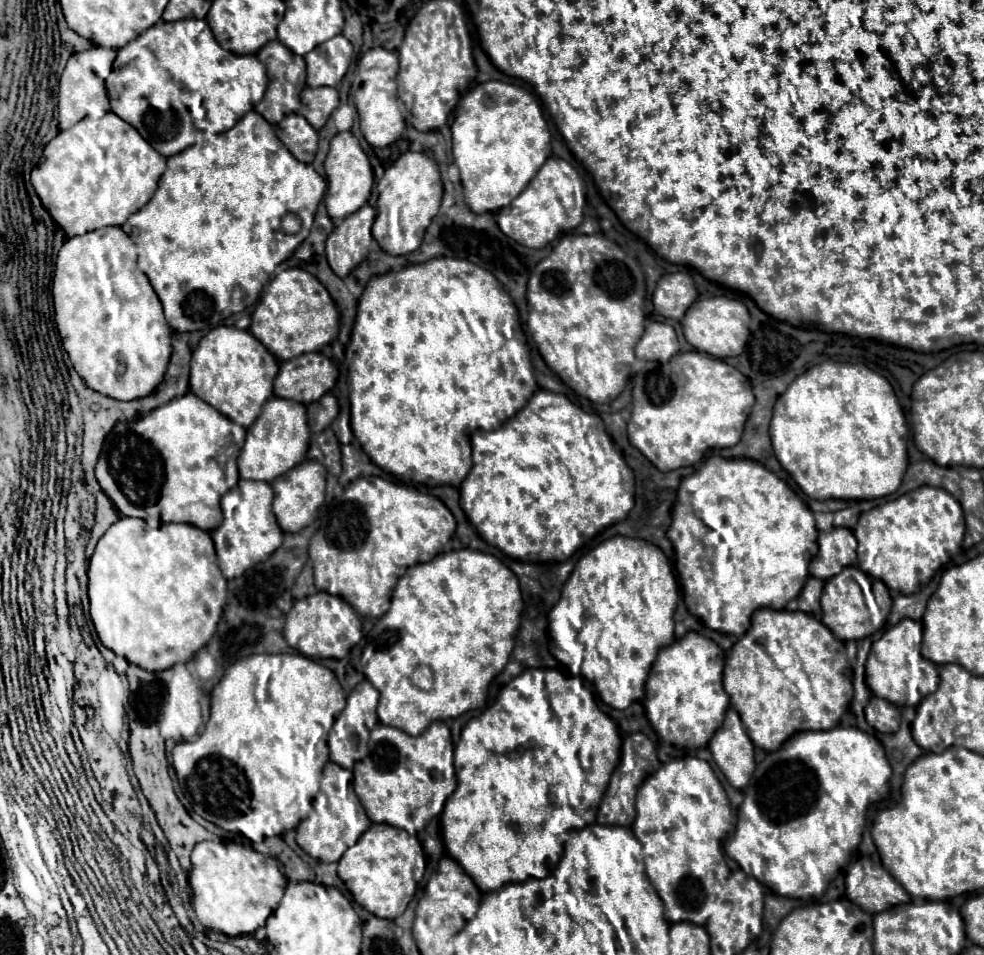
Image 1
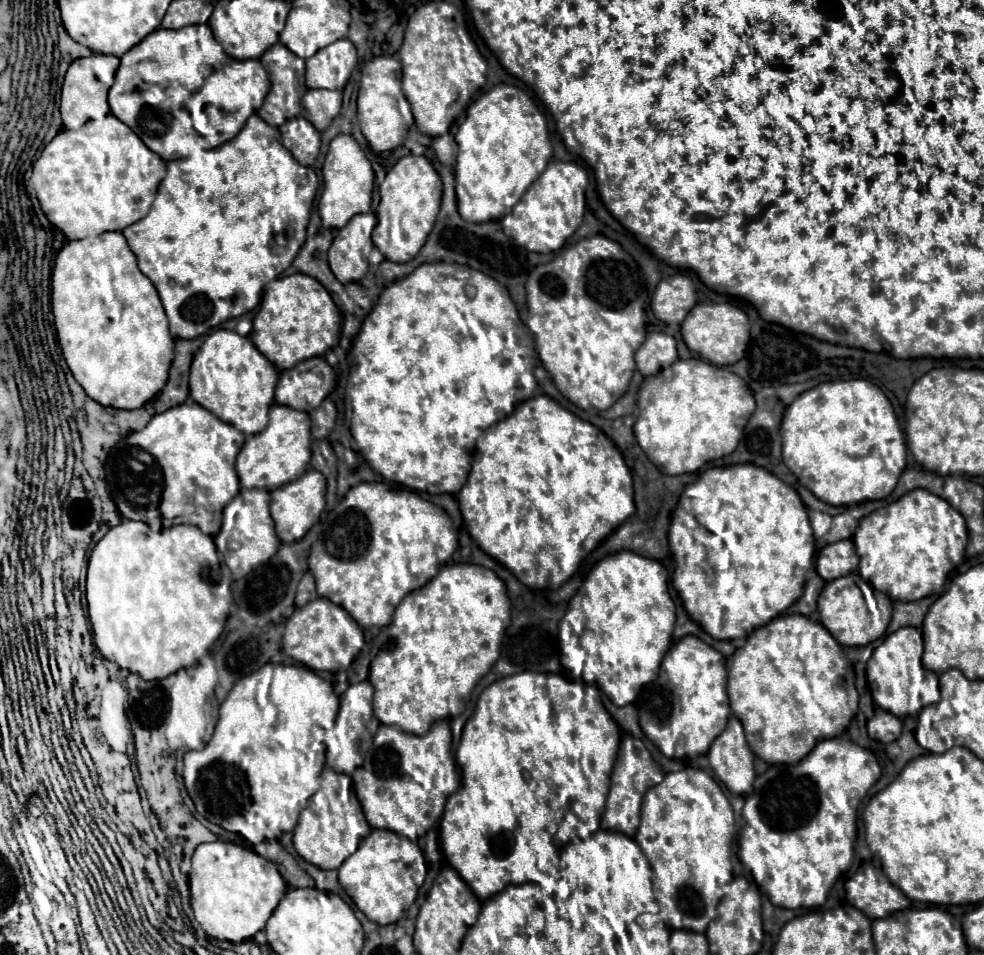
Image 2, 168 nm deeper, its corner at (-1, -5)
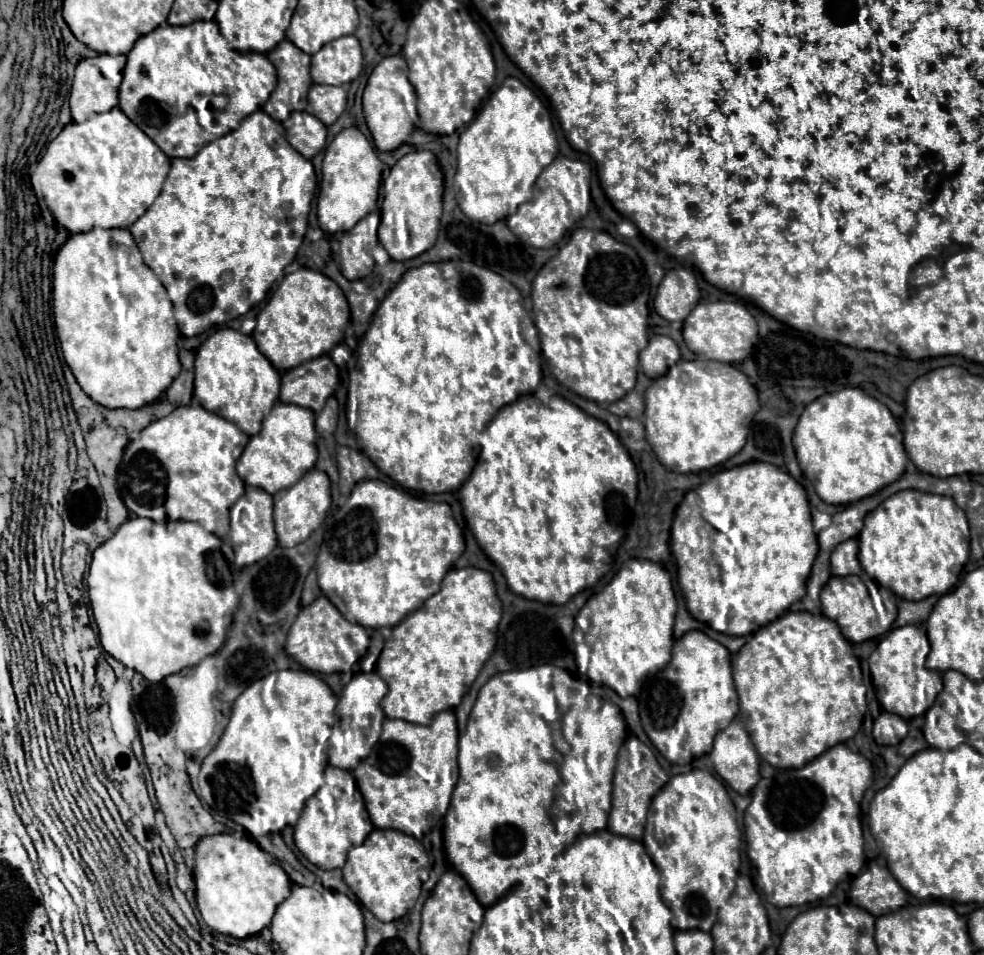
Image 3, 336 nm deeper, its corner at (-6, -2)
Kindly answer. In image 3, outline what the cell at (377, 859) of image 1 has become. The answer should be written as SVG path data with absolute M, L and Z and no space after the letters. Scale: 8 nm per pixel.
M373 829L363 845L349 851L343 879L357 899L379 919L401 919L417 901L423 883L429 878L430 860L422 843L395 829Z

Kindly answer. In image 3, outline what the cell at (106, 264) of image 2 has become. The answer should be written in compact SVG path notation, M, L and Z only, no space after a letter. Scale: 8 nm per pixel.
M91 229L89 233L77 233L77 235L71 235L67 239L67 243L61 247L61 251L55 257L55 267L53 267L53 315L55 315L55 327L57 327L59 341L61 341L63 357L67 361L67 365L71 367L77 383L81 385L81 389L85 389L85 393L89 393L89 397L93 397L93 401L97 401L109 409L117 409L117 407L139 409L141 405L155 401L171 385L171 381L177 377L177 373L181 371L179 357L177 357L179 329L177 329L177 323L173 319L171 301L167 297L163 283L143 263L143 257L141 257L129 229Z

